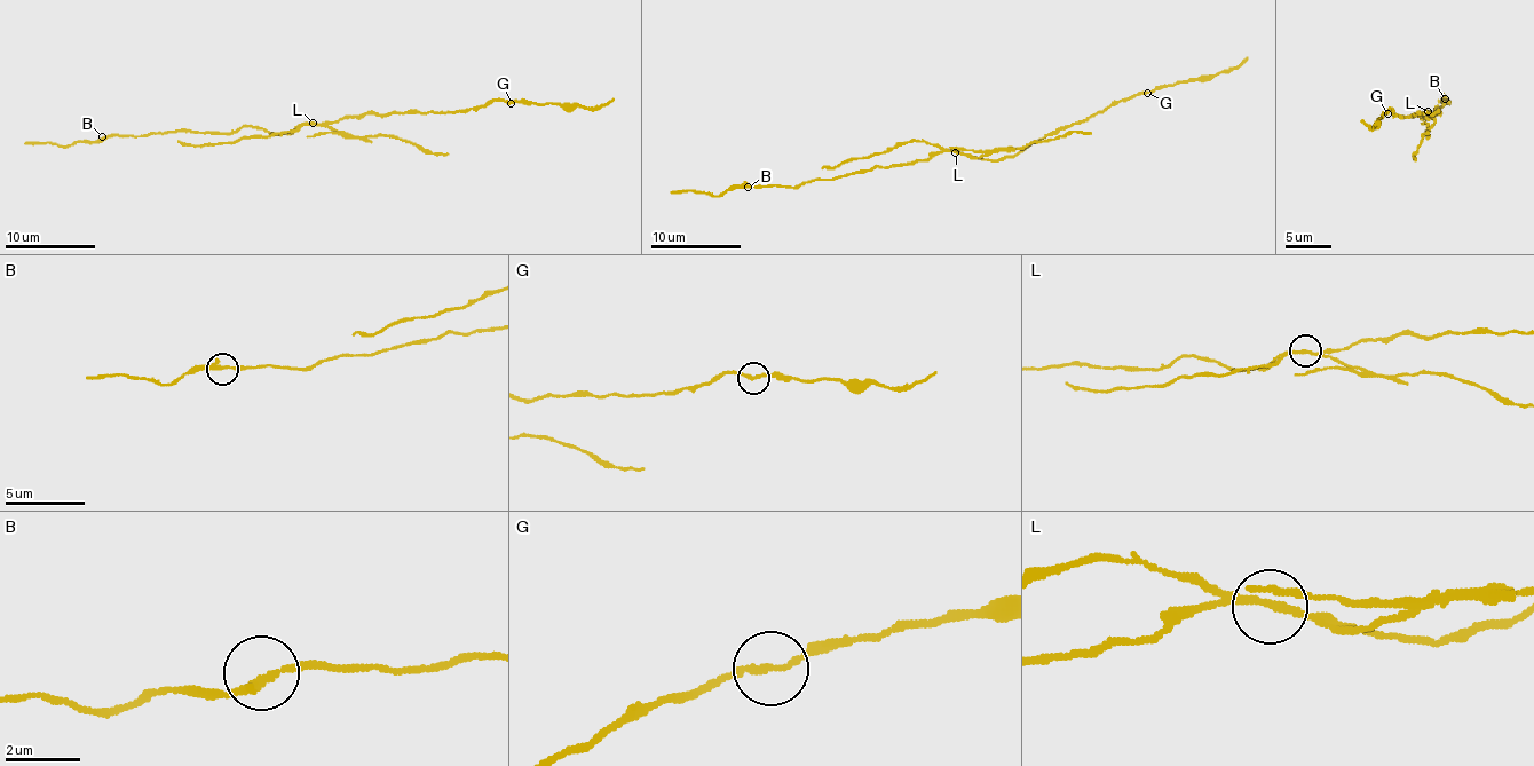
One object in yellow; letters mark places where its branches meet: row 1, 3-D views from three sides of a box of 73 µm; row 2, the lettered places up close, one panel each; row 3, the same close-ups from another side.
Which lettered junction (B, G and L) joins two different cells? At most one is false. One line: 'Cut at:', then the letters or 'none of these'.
Cut at: L

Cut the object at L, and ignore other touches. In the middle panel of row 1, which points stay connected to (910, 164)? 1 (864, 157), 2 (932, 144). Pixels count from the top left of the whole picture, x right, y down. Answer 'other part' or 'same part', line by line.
1: other part
2: other part

